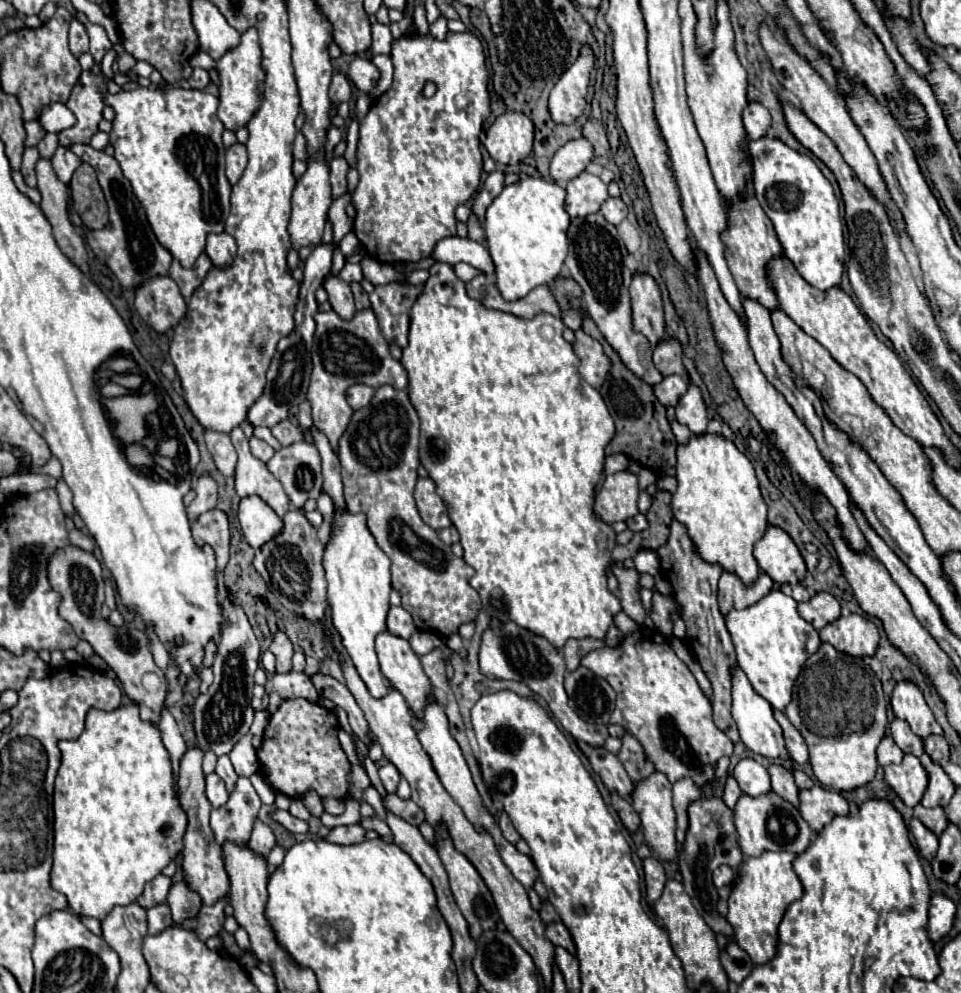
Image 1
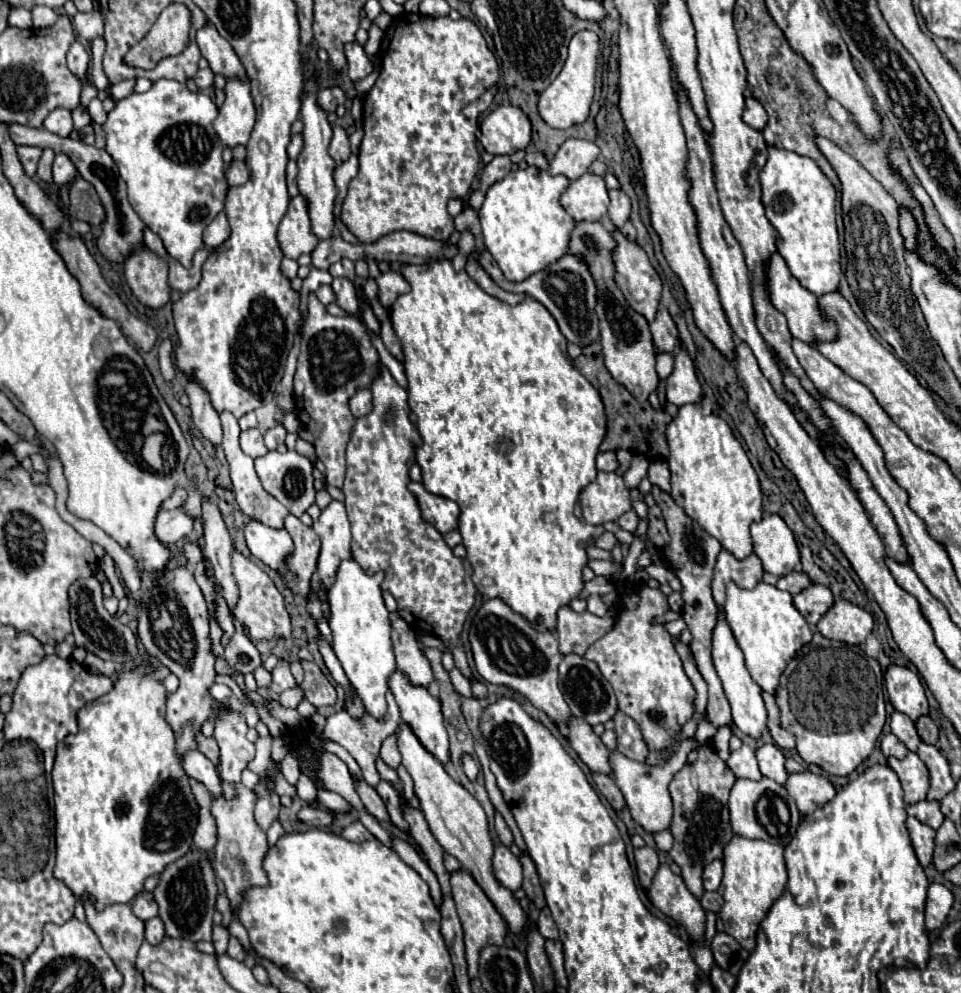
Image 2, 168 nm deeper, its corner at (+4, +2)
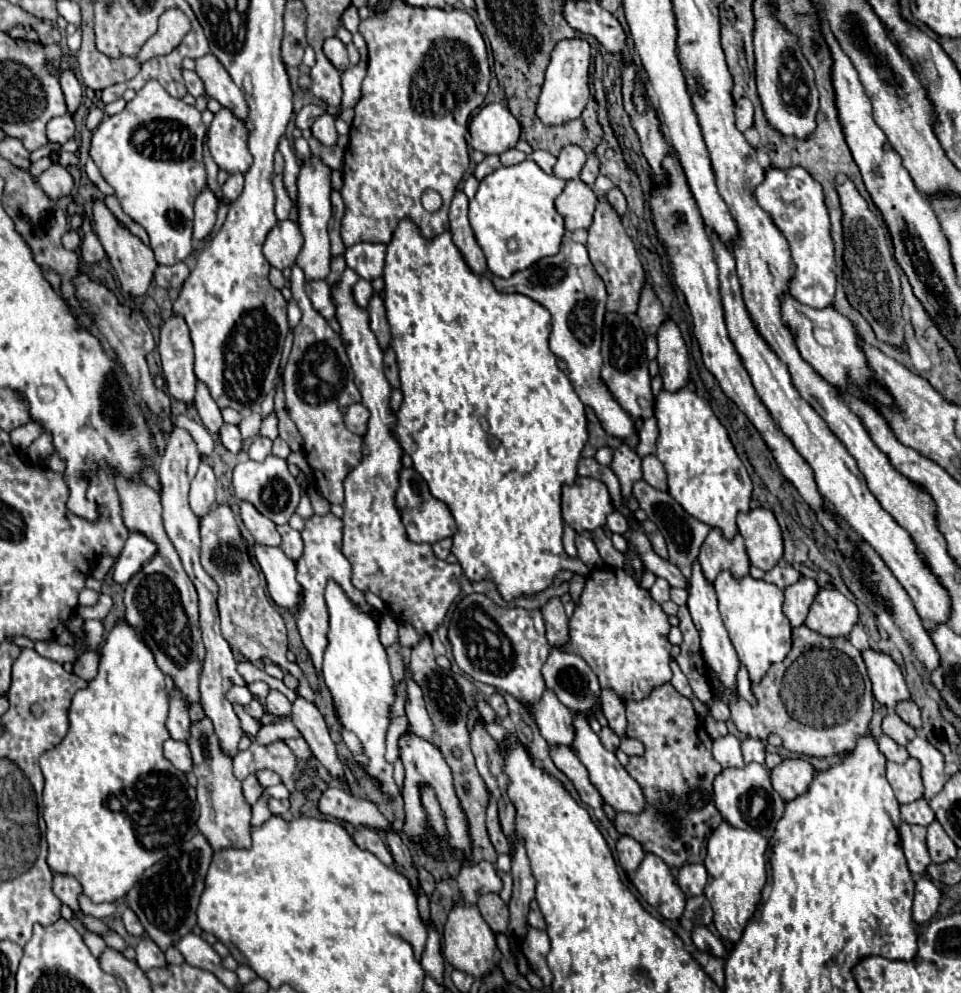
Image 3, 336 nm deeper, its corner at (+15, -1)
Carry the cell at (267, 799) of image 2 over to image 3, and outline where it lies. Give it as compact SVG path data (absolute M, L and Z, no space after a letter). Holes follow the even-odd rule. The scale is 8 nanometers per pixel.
M252 773L252 775L248 775L248 777L244 779L244 797L248 799L250 805L254 805L260 795L262 795L262 785L258 783L256 775Z

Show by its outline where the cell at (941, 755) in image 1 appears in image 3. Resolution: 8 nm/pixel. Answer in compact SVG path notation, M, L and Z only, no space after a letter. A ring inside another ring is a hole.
M908 699L908 701L898 701L896 703L896 707L894 707L894 711L900 715L900 719L904 719L908 725L912 725L912 727L920 727L922 725L922 721L920 721L920 709L918 709L918 705L912 701L912 699Z

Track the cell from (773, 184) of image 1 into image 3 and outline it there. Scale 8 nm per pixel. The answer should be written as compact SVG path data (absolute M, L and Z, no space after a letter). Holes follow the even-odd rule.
M772 167L766 173L764 183L756 187L754 195L758 205L772 215L776 227L784 233L784 237L790 243L792 261L796 263L796 279L792 279L790 295L814 309L830 307L836 291L836 261L822 185L802 167Z

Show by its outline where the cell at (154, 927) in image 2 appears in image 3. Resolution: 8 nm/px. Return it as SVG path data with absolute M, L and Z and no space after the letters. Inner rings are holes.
M142 937L136 947L136 963L144 971L150 971L154 967L164 967L166 959L164 959L164 953L156 947L156 943L152 943L152 939Z

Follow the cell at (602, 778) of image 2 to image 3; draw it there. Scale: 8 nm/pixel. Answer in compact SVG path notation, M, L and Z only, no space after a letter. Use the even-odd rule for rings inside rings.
M550 745L550 757L554 765L572 781L580 799L592 809L600 809L604 801L596 791L596 787L592 787L588 779L588 771L584 771L584 765L576 759L576 753L566 745Z

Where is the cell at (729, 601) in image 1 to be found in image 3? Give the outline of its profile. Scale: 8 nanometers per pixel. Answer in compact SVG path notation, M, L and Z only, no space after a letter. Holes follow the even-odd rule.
M712 527L710 533L706 535L700 547L698 561L708 581L714 581L716 575L724 569L732 571L732 575L736 577L744 577L750 567L742 535L736 533L734 539L726 539L722 531L716 527Z

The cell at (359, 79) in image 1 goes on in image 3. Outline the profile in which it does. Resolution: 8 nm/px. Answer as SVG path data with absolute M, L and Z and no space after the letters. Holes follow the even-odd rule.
M328 37L328 39L324 39L322 51L324 51L324 55L328 57L328 61L330 61L340 73L350 67L346 47L344 47L344 43L342 43L338 37Z

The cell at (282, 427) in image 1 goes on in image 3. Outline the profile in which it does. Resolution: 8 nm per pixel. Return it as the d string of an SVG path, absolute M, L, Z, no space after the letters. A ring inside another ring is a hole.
M258 435L258 437L254 437L254 443L248 449L248 457L252 461L264 461L270 455L270 451L272 451L272 441Z

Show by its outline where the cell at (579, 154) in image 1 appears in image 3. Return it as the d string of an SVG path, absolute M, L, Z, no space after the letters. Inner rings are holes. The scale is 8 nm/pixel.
M568 145L558 155L558 161L554 165L554 175L560 179L566 179L566 181L578 179L584 163L586 163L586 153L580 151L580 147L576 147L576 145Z

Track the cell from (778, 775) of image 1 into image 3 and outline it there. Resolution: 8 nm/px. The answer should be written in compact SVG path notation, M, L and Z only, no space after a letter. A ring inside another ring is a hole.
M746 737L742 741L742 757L746 763L750 761L756 761L756 763L764 763L764 743L760 739L752 739L752 737Z

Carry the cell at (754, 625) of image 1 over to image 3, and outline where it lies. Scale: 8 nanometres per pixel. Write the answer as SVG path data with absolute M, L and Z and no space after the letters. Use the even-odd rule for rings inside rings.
M722 571L716 577L714 587L718 595L720 615L730 633L730 641L738 653L738 659L746 665L750 679L760 681L762 675L770 669L772 661L782 661L792 647L792 627L782 613L784 593L764 579L752 579L750 575L736 579L730 571Z

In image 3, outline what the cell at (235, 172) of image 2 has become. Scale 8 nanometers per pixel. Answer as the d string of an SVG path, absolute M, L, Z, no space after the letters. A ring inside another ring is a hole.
M230 175L228 181L222 185L222 191L224 191L228 201L236 201L238 195L242 193L242 189L244 189L244 177L242 175Z

